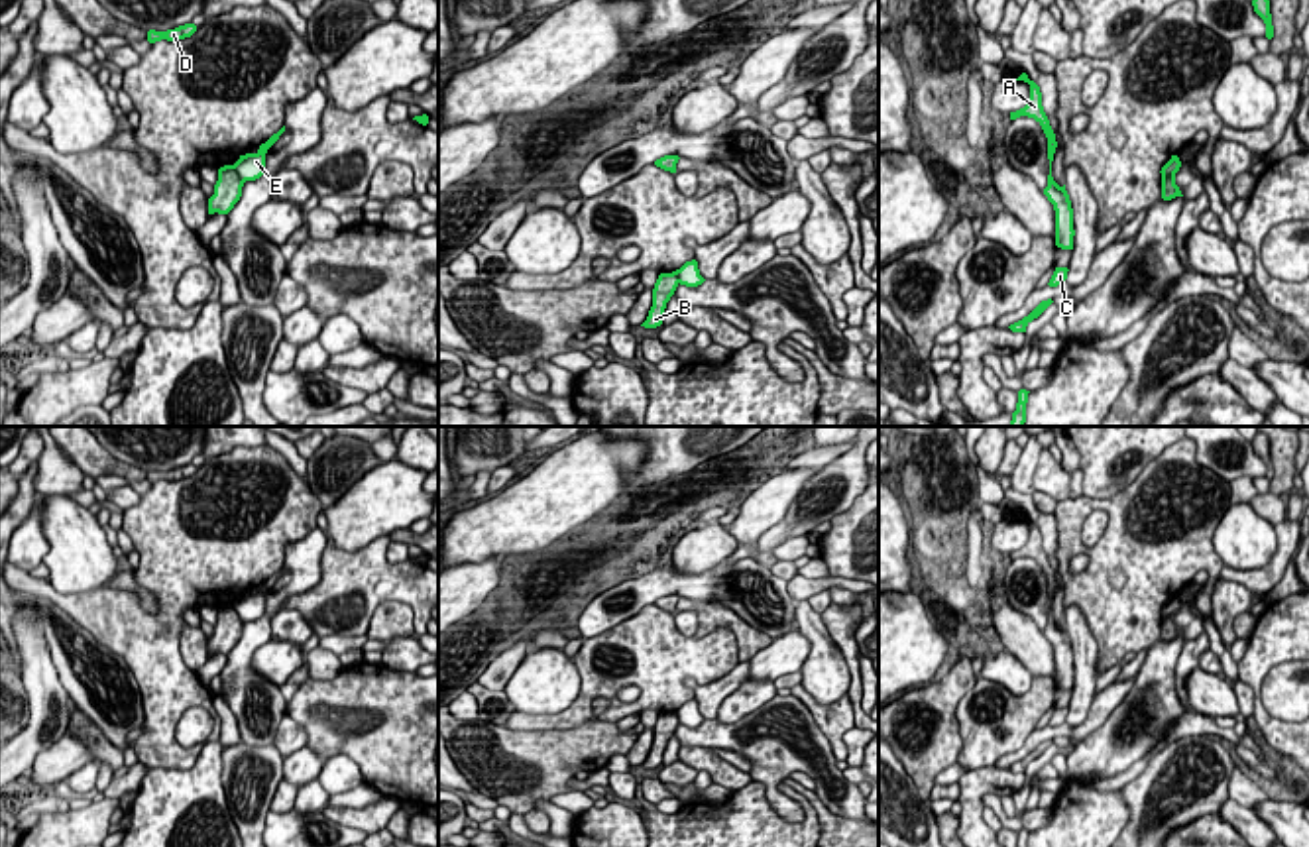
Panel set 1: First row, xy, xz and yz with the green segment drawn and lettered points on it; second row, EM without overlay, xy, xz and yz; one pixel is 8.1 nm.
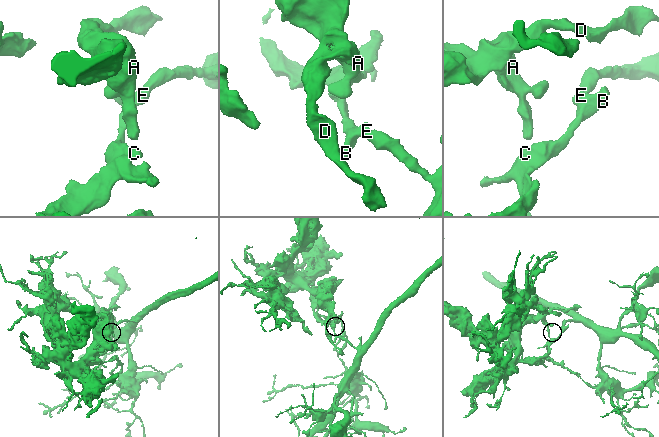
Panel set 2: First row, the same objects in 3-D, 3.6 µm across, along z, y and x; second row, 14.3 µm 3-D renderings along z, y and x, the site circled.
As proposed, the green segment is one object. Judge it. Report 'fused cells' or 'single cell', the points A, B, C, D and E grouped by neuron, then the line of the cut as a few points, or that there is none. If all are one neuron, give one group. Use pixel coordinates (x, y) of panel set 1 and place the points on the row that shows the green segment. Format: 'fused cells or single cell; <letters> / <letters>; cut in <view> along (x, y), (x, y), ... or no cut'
fused cells; A B C D / E; cut in xy along (232, 166), (244, 181)

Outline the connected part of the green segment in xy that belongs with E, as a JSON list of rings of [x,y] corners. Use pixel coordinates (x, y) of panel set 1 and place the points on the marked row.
[[[285,126],[273,134],[265,143],[259,145],[256,153],[240,155],[240,159],[234,163],[234,169],[238,177],[246,181],[256,181],[265,171],[265,153],[267,149],[279,140],[279,136],[285,132]]]

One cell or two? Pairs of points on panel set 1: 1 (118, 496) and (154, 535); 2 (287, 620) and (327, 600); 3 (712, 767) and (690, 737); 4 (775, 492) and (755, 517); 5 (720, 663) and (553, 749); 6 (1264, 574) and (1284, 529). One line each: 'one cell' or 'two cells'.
1: two cells
2: two cells
3: two cells
4: one cell
5: two cells
6: one cell

